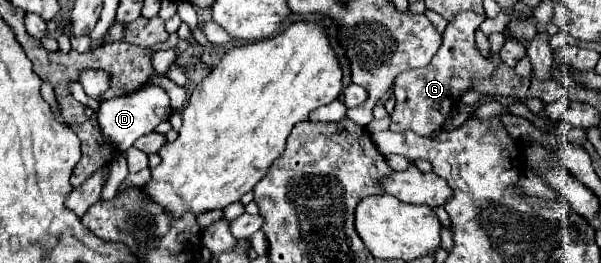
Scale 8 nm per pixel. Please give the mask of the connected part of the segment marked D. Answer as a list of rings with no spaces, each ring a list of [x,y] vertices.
[[[146,85],[144,89],[140,89],[140,93],[130,93],[130,95],[104,101],[98,113],[98,121],[100,121],[102,133],[108,139],[112,139],[112,145],[118,147],[118,151],[126,151],[128,147],[132,147],[132,143],[138,137],[152,133],[156,125],[166,121],[170,115],[172,115],[172,107],[170,107],[168,93],[158,85]]]

